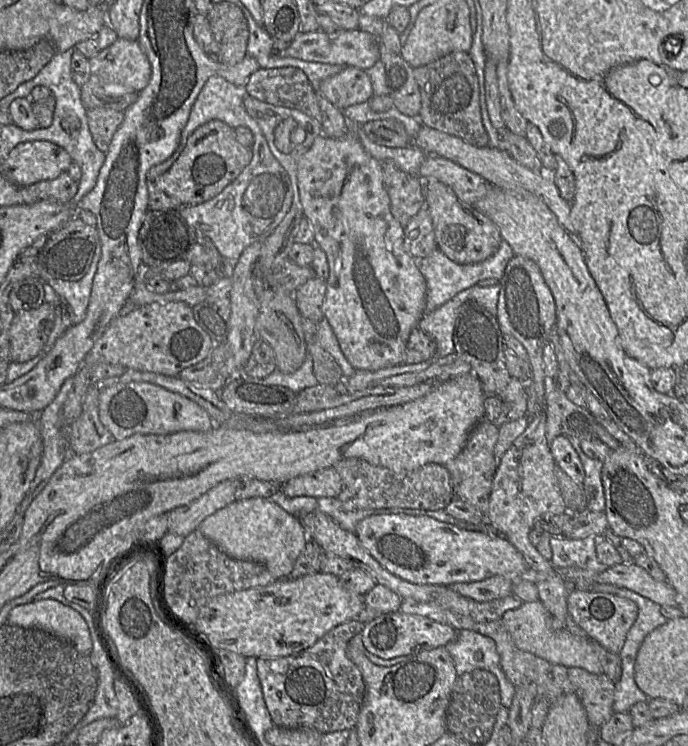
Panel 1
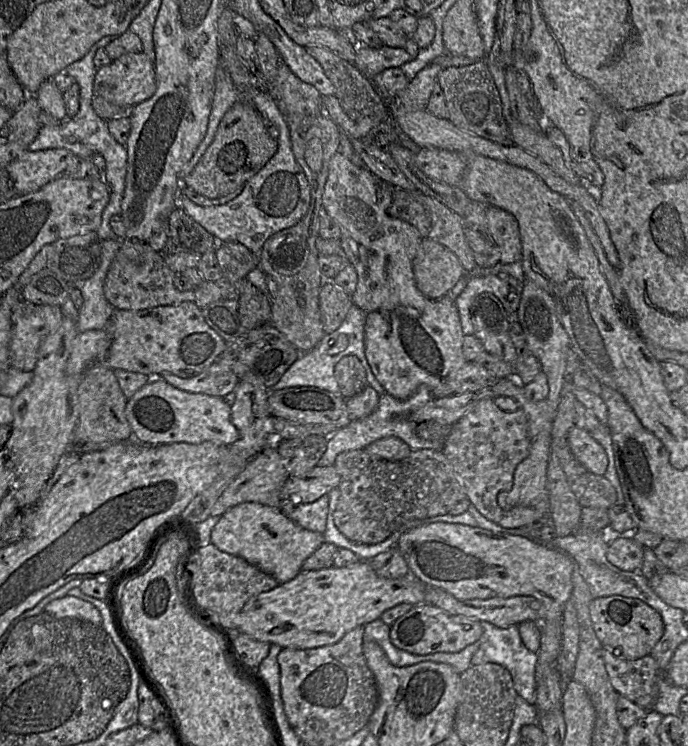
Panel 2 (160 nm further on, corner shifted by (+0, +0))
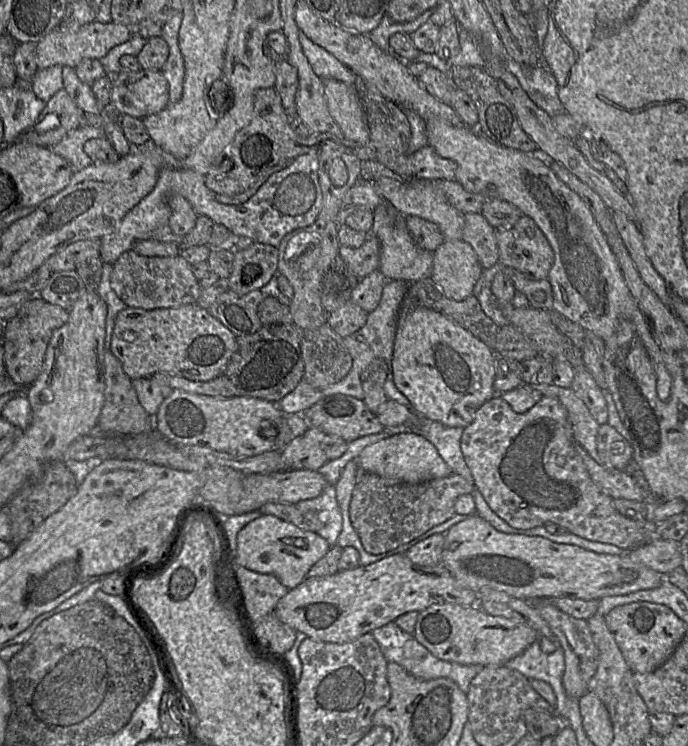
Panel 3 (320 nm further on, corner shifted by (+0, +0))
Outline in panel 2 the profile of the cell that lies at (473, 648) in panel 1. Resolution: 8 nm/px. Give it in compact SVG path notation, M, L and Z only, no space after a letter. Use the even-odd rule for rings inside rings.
M482 623L482 626L484 631L478 640L479 647L471 658L471 666L492 663L504 667L512 677L513 686L518 697L528 702L535 702L537 653L531 652L525 647L517 625L505 629L498 628L490 623Z

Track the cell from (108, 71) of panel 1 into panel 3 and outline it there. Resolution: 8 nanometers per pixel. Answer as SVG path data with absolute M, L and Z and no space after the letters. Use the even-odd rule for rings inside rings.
M122 70L112 77L111 104L122 115L144 119L170 104L169 83L161 71Z

